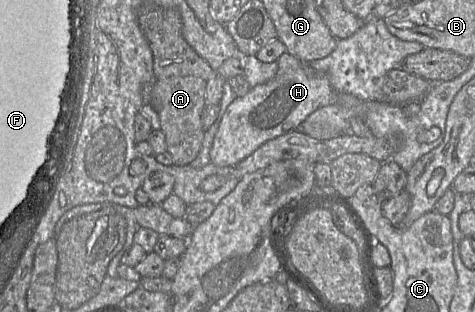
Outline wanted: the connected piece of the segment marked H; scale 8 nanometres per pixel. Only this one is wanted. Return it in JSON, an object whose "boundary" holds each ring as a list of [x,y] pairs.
{"boundary":[[[288,52],[283,53],[278,58],[277,63],[278,71],[272,80],[251,88],[246,95],[237,97],[227,107],[210,151],[210,161],[214,165],[219,167],[235,167],[235,165],[251,155],[266,141],[296,130],[315,110],[335,103],[337,92],[333,90],[329,79],[325,75],[311,73],[307,70],[308,65],[303,64]]]}

